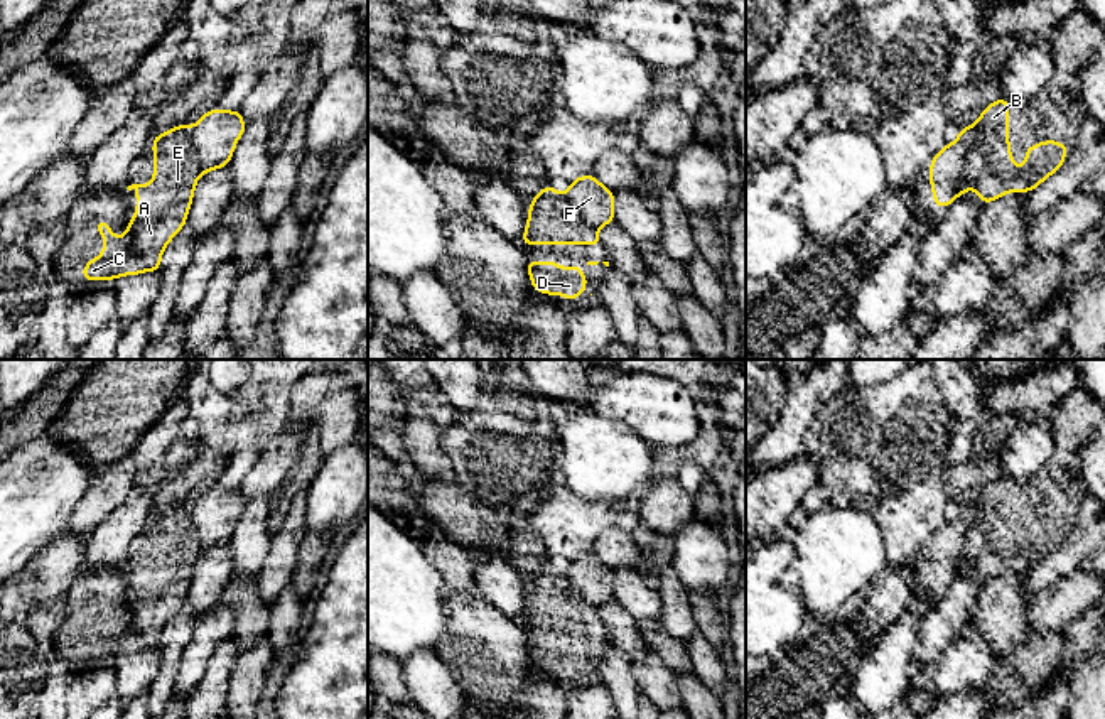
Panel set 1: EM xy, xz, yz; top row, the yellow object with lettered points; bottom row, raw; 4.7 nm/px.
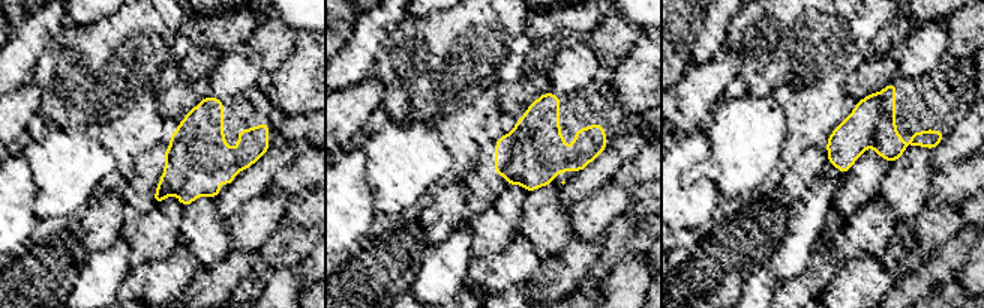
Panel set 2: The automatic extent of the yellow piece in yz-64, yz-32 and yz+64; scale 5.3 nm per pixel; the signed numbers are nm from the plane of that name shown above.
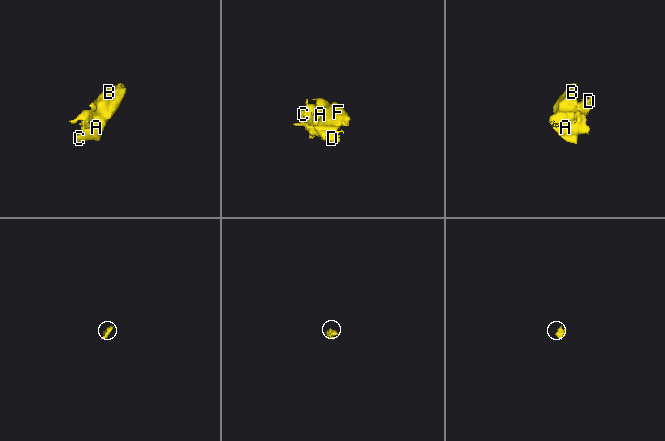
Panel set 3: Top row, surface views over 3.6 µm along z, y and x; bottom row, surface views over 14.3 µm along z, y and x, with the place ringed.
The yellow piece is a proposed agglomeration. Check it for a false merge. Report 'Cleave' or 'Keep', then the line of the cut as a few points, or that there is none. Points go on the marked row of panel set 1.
Cleave. Split along yz (974, 125), (974, 142), (967, 154), (955, 196)

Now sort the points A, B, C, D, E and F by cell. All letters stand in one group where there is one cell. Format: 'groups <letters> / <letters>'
groups A B C D E / F

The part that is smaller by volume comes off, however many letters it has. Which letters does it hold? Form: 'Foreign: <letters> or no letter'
Foreign: F

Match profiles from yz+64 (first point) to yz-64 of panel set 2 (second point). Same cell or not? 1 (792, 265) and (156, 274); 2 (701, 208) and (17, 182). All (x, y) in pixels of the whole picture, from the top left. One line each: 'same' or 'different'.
1: different
2: same

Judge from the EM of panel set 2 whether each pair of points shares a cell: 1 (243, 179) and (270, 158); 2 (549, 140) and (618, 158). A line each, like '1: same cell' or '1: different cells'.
1: same cell
2: same cell

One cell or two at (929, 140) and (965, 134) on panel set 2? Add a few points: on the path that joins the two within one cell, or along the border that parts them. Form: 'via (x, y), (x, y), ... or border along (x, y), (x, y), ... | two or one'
via (938, 141), (956, 141) | one

